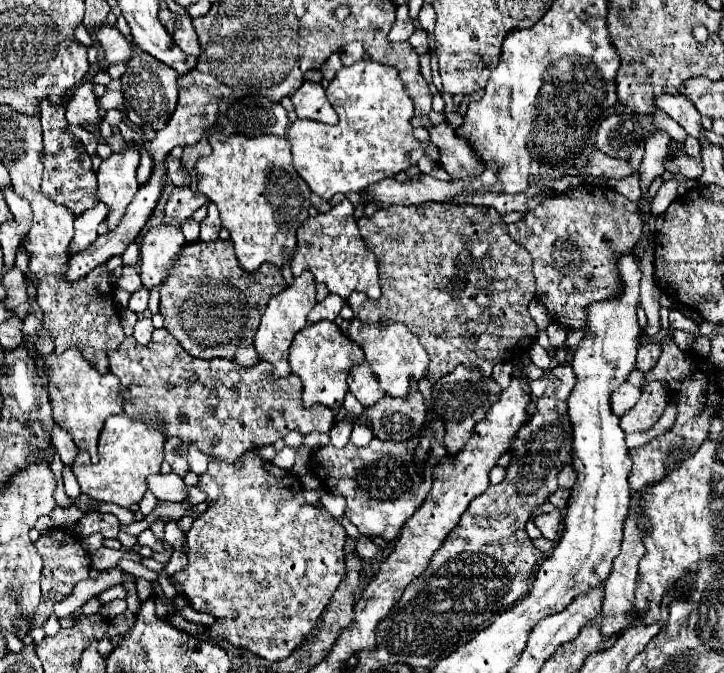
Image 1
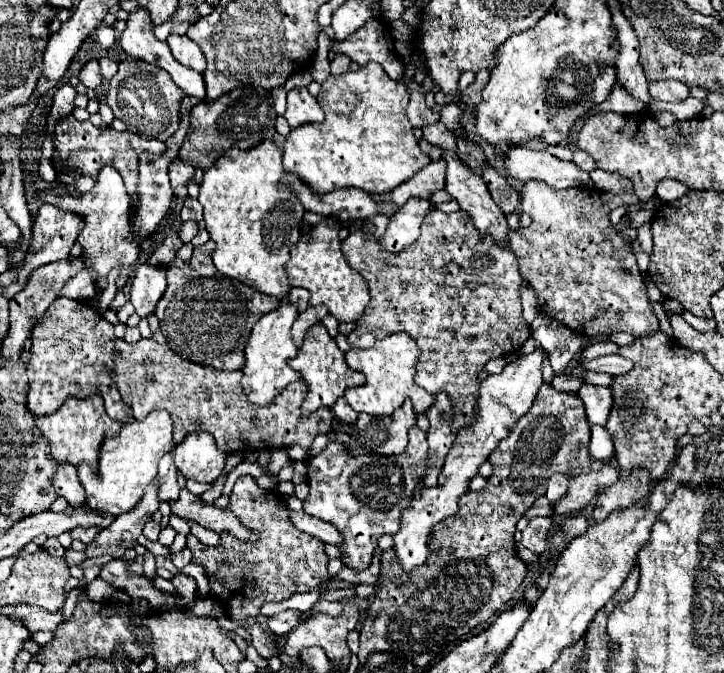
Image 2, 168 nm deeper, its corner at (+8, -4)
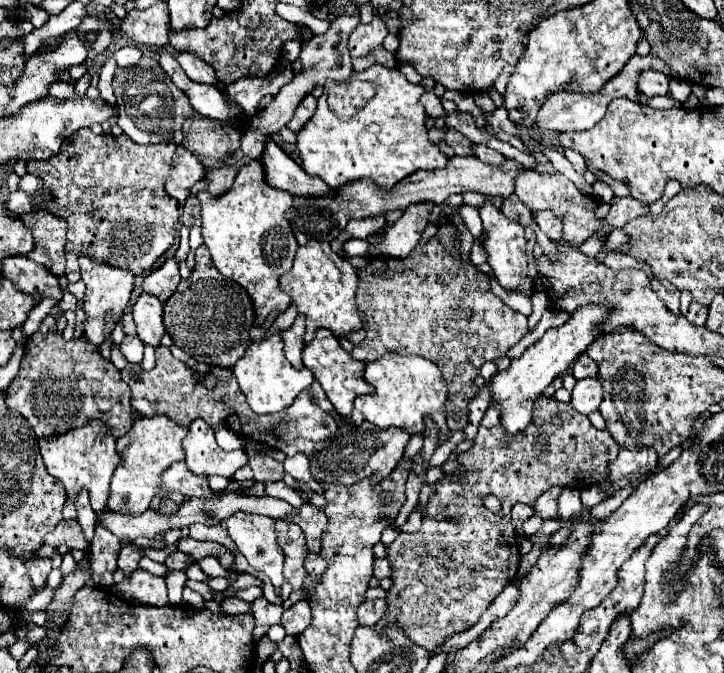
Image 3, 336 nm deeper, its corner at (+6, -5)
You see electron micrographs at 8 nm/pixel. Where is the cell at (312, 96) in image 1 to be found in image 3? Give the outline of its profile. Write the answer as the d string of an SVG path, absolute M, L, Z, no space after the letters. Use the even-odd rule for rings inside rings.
M312 95L304 97L302 103L296 107L294 117L292 117L292 121L288 123L288 127L290 127L292 131L300 131L300 129L304 127L304 123L308 123L308 121L312 119L314 111L316 111L316 99L314 99Z

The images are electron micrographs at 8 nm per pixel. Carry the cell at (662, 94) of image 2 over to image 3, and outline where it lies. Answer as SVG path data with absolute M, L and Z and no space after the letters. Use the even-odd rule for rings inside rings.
M642 71L638 77L638 89L648 97L668 95L668 77L658 71Z

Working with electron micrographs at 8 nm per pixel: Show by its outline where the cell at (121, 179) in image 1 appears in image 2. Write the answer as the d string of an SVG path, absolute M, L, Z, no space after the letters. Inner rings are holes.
M104 166L96 178L94 188L80 196L80 198L72 198L67 192L67 196L62 194L60 188L54 190L46 190L40 192L40 198L44 203L54 204L60 210L68 210L68 212L76 212L84 218L84 228L78 234L78 242L84 246L84 256L88 258L90 268L98 274L96 286L98 290L106 288L106 276L114 266L122 266L120 268L120 278L118 278L118 288L122 288L126 284L126 280L132 276L134 264L138 260L140 248L132 242L124 242L130 236L130 226L128 226L128 210L130 210L130 198L128 192L124 188L124 180L122 174L118 170L114 170L112 166Z

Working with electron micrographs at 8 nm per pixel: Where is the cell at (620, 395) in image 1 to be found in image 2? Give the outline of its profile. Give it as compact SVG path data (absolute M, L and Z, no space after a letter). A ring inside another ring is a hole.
M584 384L578 390L578 396L584 402L584 408L586 408L586 414L588 414L588 422L590 424L598 424L598 426L606 426L608 416L610 416L612 406L614 406L612 390L606 388L606 386Z

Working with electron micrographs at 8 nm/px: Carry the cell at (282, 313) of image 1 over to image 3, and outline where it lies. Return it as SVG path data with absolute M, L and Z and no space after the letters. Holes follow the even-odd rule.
M280 333L264 339L264 341L254 341L248 345L244 357L234 365L232 369L240 391L246 395L246 403L254 413L276 413L292 405L292 401L302 393L306 387L312 385L314 375L312 371L296 371L288 359L282 353L282 337Z

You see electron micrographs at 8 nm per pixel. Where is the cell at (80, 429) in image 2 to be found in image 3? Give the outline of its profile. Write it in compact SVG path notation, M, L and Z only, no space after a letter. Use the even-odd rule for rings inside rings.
M92 421L80 429L68 431L54 439L40 439L40 453L48 473L66 487L68 499L74 503L78 493L86 489L90 493L92 509L98 513L106 507L110 495L110 479L120 463L120 455L116 453L114 441L116 439L106 433L106 427L100 421Z

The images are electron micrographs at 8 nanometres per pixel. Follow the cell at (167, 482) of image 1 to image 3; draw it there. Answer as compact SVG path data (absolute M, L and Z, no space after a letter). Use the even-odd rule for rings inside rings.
M234 513L222 525L238 545L238 551L248 559L250 567L268 575L272 585L282 585L284 555L274 535L274 519L250 513Z

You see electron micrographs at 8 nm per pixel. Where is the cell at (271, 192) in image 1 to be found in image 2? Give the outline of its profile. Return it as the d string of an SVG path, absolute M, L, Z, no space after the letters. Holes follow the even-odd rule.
M264 140L256 148L240 150L240 148L228 148L224 150L216 162L210 168L204 168L204 182L200 186L200 204L204 206L204 222L206 230L210 234L210 240L216 242L216 250L212 254L214 266L254 290L260 290L270 296L284 298L290 292L288 278L284 274L284 264L290 258L290 246L298 242L300 238L300 226L302 226L302 214L304 206L300 206L300 200L296 198L294 190L284 186L280 180L284 178L282 168L282 152L272 140Z

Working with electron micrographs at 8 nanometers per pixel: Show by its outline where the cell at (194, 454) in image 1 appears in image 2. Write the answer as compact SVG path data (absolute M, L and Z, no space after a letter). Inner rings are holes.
M192 432L174 450L176 468L184 478L196 482L214 482L224 470L224 454L218 452L208 432Z

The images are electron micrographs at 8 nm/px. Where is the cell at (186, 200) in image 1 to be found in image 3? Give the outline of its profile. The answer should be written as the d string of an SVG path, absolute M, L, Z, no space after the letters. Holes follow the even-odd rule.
M168 259L160 269L146 275L142 283L142 291L148 295L158 297L162 303L174 293L174 287L178 287L180 275L178 275L178 263L174 259Z

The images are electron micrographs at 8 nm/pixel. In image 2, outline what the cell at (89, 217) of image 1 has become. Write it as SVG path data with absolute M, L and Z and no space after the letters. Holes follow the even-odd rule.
M42 204L34 218L32 244L22 266L32 268L28 276L48 262L64 260L70 254L82 224L84 222L80 222L76 214L64 212L52 204Z

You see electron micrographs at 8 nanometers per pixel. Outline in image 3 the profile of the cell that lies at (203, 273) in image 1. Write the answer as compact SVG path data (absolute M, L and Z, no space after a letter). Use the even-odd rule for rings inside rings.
M196 249L196 269L190 279L180 281L178 289L164 305L164 327L174 345L184 349L196 361L232 369L250 345L248 331L254 323L254 307L248 293L234 281L224 279L212 265L208 249Z

